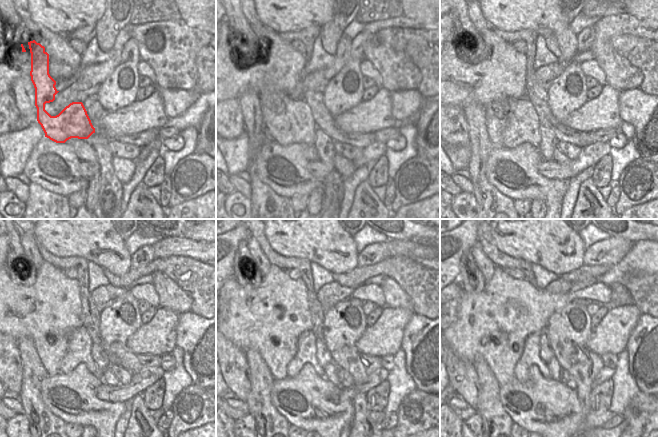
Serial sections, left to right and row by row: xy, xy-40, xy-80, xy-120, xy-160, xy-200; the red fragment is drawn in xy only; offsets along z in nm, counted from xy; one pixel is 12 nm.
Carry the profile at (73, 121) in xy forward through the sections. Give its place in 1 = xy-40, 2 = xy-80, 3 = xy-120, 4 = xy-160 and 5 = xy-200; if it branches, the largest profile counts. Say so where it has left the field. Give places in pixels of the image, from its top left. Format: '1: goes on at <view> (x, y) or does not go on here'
1: goes on at xy-40 (295, 124)
2: goes on at xy-80 (522, 125)
3: goes on at xy-120 (79, 346)
4: goes on at xy-160 (306, 344)
5: goes on at xy-200 (530, 356)

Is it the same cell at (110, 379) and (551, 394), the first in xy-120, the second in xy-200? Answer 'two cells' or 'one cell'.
two cells

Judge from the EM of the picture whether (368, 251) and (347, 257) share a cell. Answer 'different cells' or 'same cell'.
different cells

